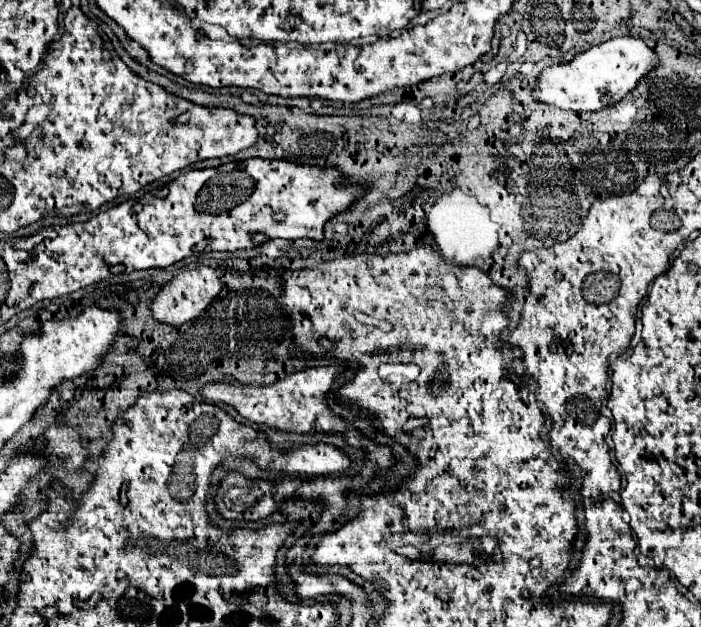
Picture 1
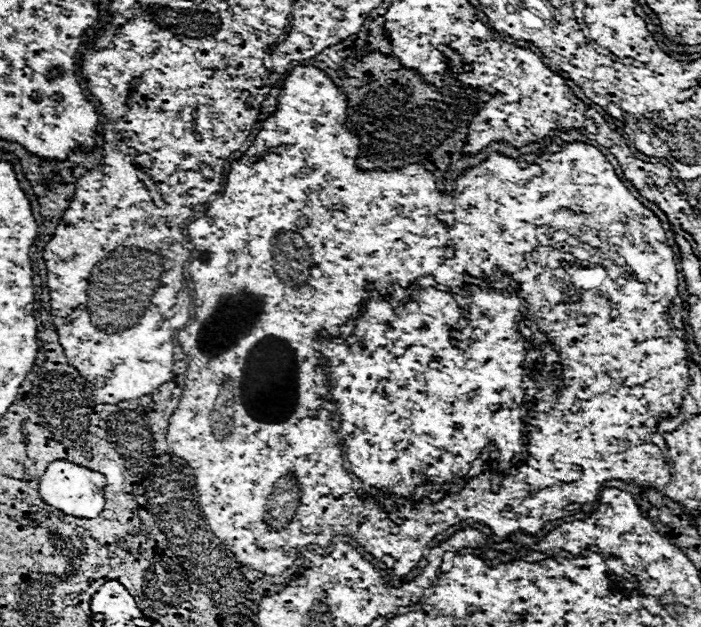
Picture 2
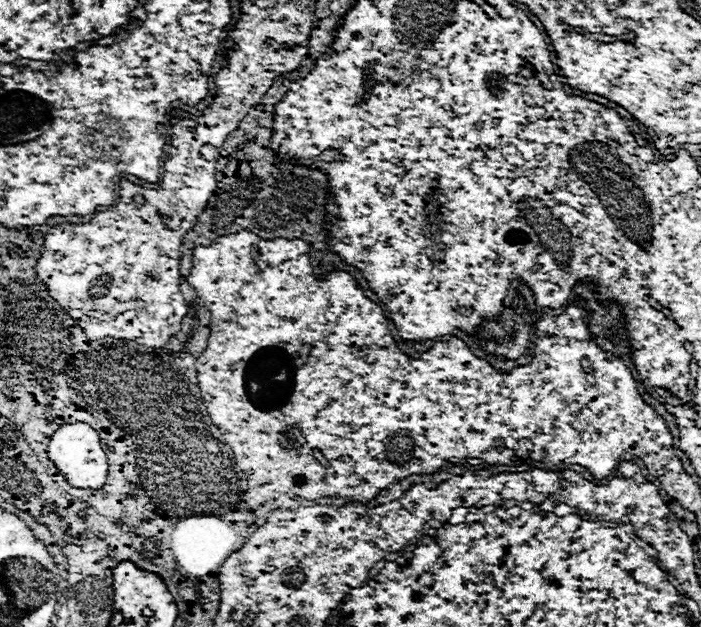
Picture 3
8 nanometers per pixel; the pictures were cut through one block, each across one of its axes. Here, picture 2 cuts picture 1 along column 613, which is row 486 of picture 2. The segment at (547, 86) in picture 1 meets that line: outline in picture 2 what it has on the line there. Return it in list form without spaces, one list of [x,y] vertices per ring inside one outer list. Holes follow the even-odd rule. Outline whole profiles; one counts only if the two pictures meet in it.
[[[56,460],[46,468],[44,476],[40,478],[38,492],[44,502],[52,504],[54,508],[58,508],[70,516],[96,518],[104,510],[104,502],[106,502],[104,484],[106,484],[106,480],[100,472],[94,472],[90,468],[82,468],[80,464],[74,464],[74,462]]]

